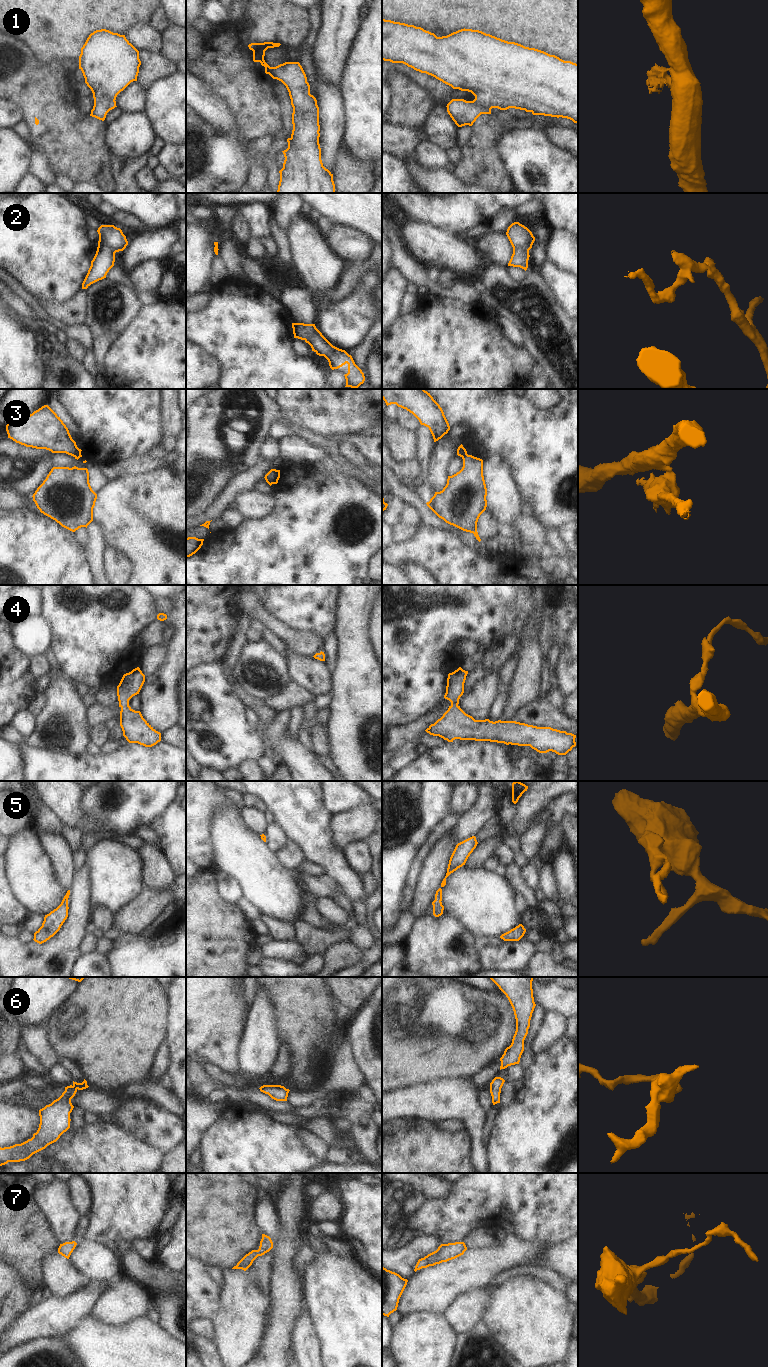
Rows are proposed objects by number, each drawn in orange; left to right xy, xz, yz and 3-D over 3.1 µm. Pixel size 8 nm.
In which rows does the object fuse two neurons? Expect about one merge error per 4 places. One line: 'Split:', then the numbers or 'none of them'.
Split: 2, 3

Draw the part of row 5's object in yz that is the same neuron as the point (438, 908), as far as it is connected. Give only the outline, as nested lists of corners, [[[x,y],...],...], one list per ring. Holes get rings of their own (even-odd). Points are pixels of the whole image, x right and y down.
[[[439,888],[435,894],[435,900],[432,902],[433,915],[439,917],[443,914],[444,906],[442,905],[442,889]]]

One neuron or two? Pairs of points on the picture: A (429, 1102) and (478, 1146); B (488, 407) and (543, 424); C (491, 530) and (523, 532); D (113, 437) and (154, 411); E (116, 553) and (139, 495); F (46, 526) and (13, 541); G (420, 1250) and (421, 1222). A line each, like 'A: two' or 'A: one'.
A: one
B: one
C: one
D: one
E: two
F: one
G: two

